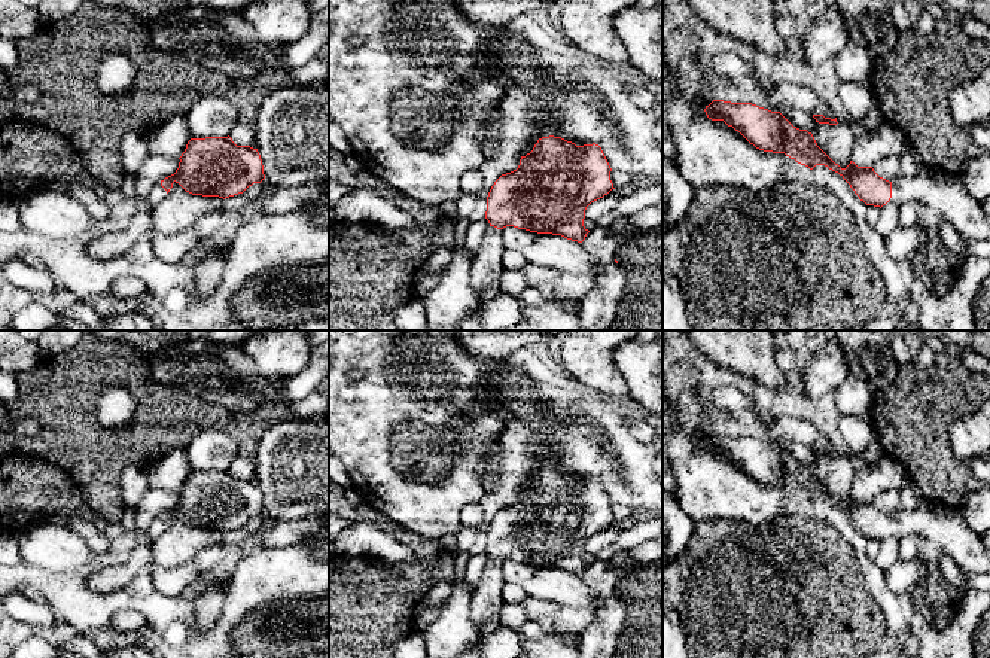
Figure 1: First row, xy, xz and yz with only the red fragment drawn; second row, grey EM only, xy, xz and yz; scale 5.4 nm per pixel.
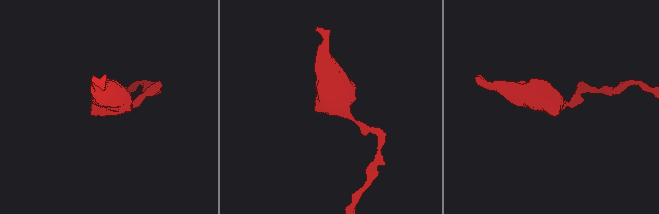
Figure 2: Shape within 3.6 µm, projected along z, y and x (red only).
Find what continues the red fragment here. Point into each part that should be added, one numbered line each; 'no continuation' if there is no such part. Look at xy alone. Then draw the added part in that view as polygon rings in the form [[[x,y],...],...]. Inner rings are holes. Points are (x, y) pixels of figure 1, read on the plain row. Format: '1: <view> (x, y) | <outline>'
1: xy (158, 526) | [[[158,515],[158,517],[152,521],[152,524],[150,524],[147,533],[149,533],[150,539],[155,540],[155,539],[158,539],[165,530],[167,530],[167,524],[161,520],[161,515]]]

